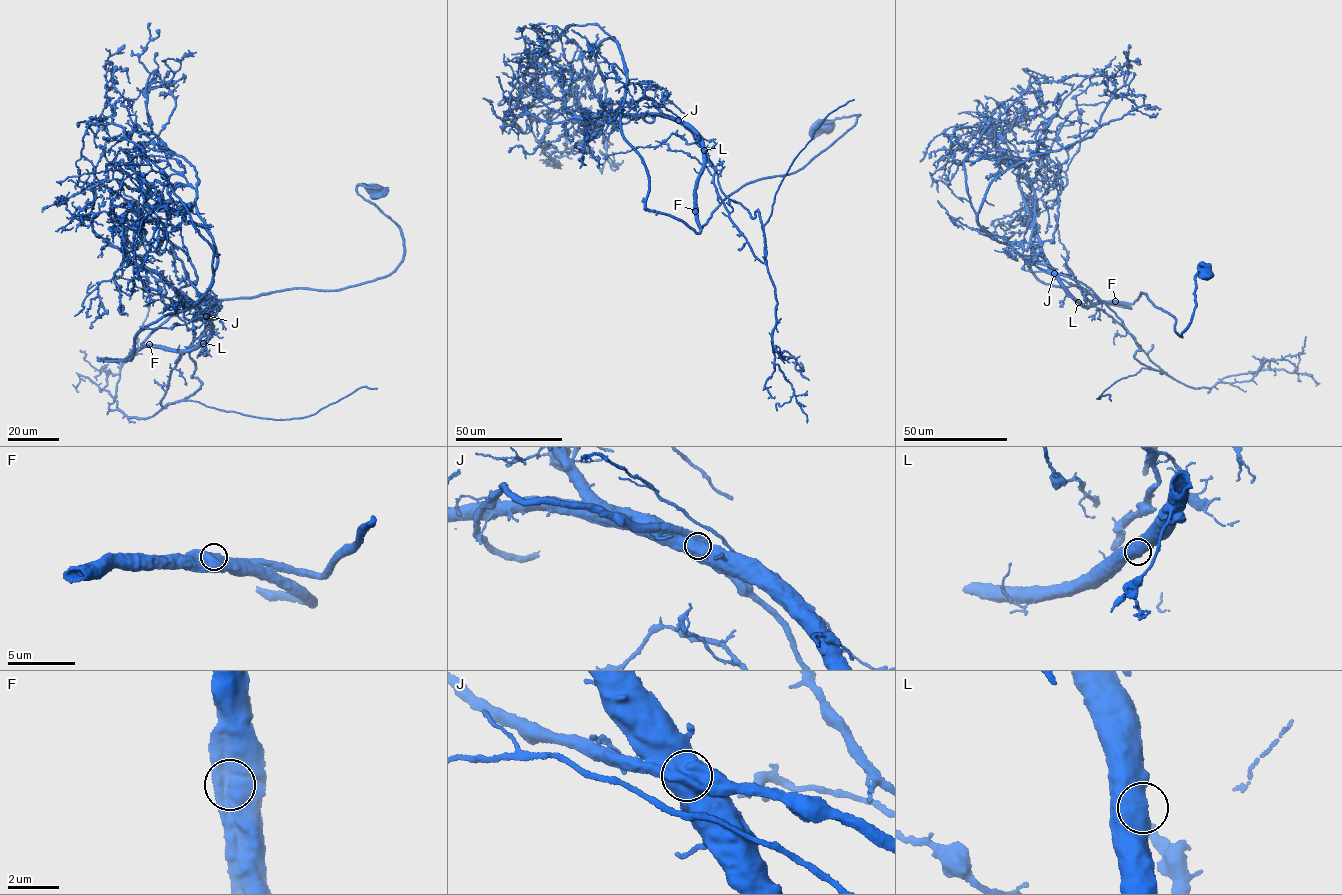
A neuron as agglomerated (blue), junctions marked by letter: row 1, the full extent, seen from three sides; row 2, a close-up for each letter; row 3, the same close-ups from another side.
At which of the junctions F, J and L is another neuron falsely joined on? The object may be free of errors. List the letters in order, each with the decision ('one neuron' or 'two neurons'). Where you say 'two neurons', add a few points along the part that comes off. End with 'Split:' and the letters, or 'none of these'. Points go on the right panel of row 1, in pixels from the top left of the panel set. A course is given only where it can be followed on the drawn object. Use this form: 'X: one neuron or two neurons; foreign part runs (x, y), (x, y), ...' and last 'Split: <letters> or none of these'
F: one neuron
J: two neurons; foreign part runs (1054, 273), (1084, 284), (1135, 338), (1140, 349), (1134, 357), (1165, 373), (1082, 294), (1064, 266), (1055, 217)
L: one neuron
Split: J

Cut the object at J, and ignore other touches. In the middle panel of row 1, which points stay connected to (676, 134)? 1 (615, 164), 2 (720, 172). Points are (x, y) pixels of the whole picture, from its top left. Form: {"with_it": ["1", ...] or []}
{"with_it": ["2"]}

